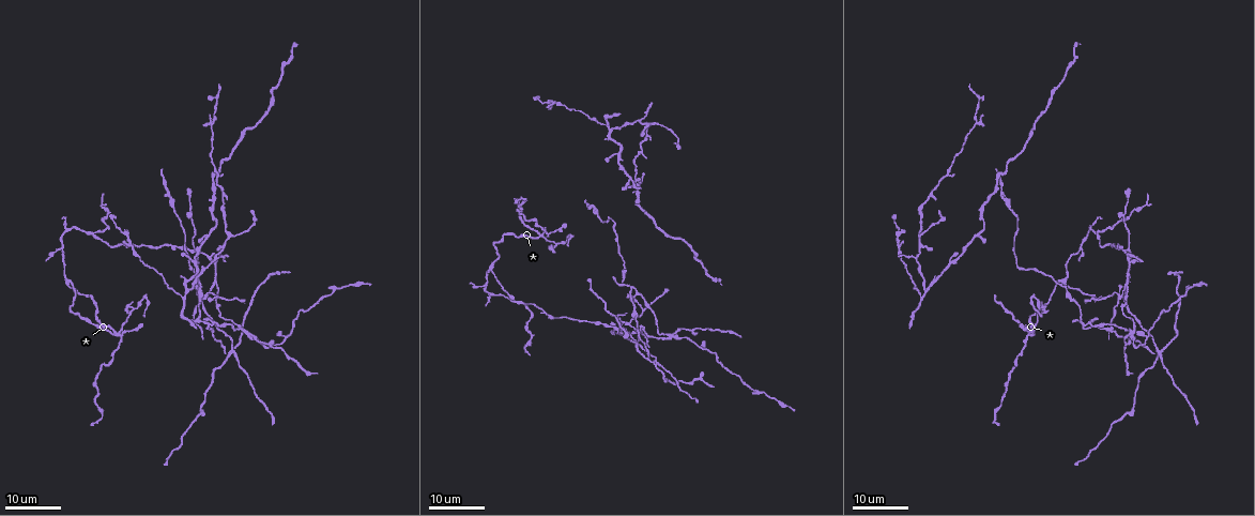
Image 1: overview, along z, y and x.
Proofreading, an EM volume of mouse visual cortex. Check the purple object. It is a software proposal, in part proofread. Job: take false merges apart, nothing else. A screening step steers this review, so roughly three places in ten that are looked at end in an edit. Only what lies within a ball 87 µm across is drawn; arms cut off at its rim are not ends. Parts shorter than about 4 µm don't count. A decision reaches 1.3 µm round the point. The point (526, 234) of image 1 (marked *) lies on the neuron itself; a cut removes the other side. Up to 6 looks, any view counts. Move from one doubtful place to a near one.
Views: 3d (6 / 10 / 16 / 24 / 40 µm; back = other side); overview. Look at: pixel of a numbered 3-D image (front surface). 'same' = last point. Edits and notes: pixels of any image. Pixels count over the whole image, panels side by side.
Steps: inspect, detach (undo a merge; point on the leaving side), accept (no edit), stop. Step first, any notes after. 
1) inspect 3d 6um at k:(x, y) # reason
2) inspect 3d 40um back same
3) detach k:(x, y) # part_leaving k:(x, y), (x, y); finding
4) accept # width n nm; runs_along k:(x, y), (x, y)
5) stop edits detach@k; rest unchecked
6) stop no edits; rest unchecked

inspect 3d 16um at 1:(1029, 334) # arms part here

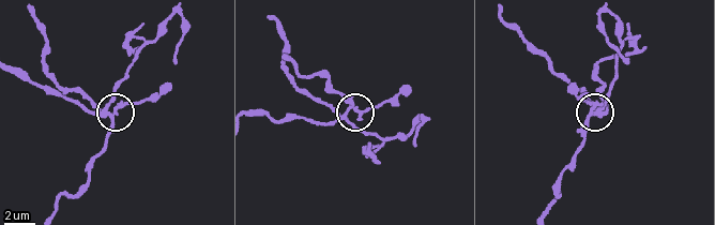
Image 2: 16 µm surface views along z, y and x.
inspect 3d 6um at 2:(114, 113)

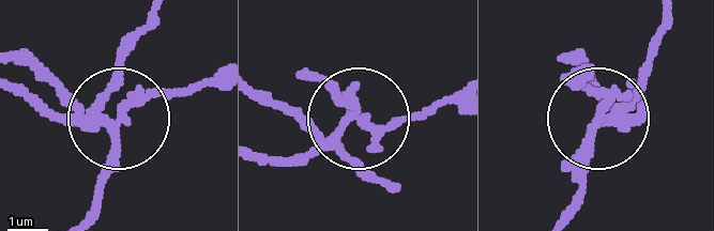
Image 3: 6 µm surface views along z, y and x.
detach 3:(179, 94) # arms 3; part_leaving 3:(368, 121), (416, 121), (457, 97); a second neuron is stuck on

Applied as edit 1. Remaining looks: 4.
inspect 3d 16um at 1:(185, 289) # a fork

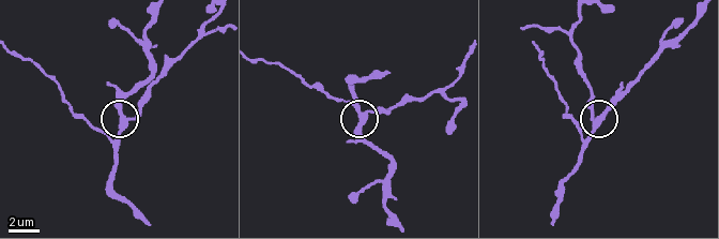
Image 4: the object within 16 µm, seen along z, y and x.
inspect 3d 10um at 4:(125, 123)

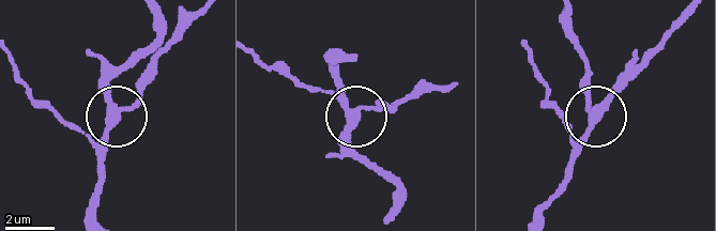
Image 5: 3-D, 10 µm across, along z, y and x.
accept # all the same neuron

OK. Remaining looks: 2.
inspect 3d 16um at 1:(217, 99) # small branch off a trunk

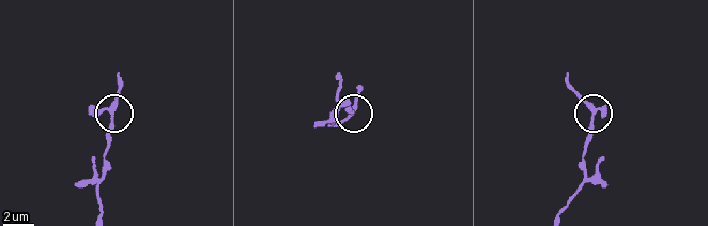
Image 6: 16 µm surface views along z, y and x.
inspect 3d 10um at 6:(593, 120)

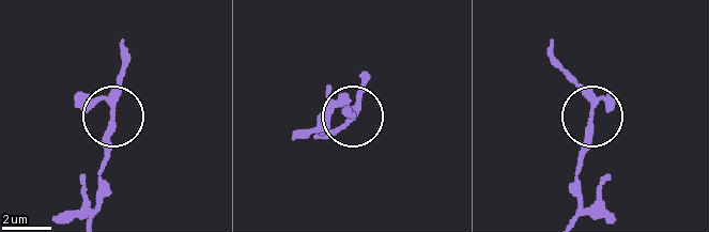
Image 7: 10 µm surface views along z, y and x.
accept # runs_along 7:(570, 218), (581, 200), (576, 169), (592, 108), (552, 61); all the same neuron

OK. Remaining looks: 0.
stop edits detach@3; rest unchecked

